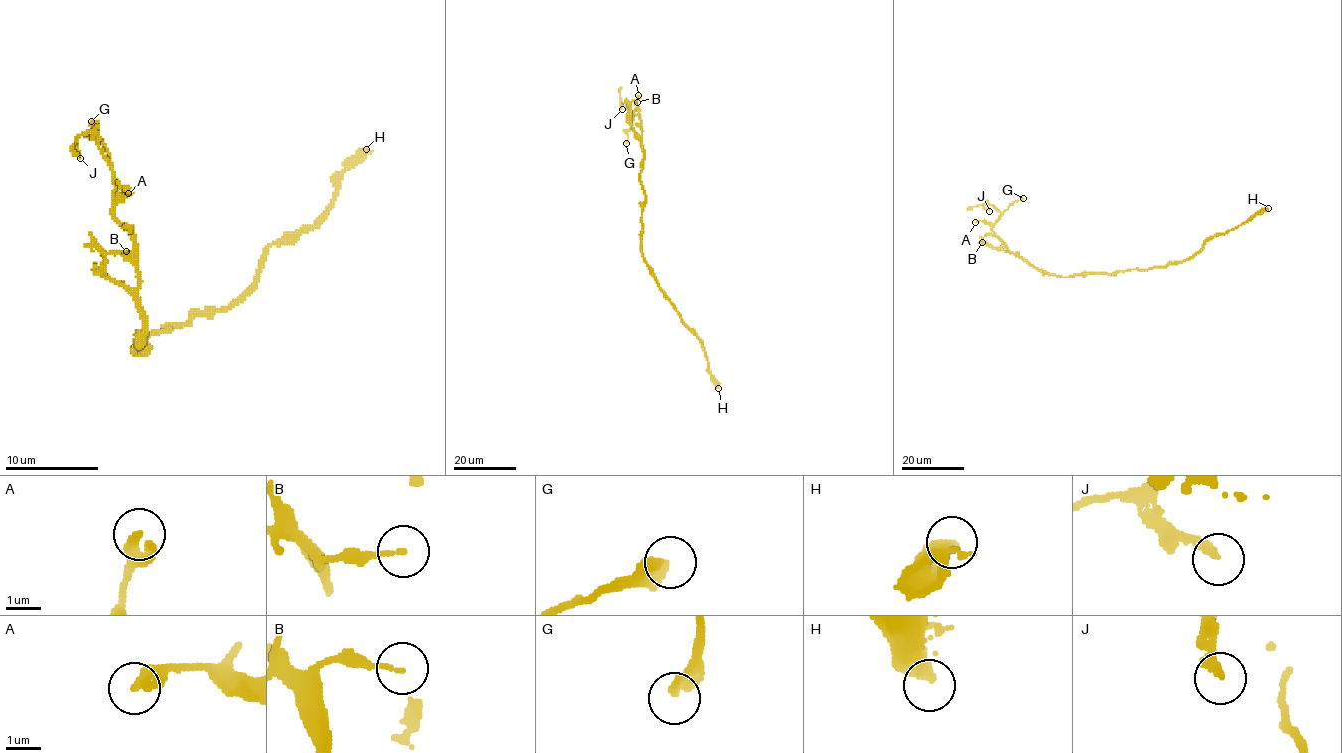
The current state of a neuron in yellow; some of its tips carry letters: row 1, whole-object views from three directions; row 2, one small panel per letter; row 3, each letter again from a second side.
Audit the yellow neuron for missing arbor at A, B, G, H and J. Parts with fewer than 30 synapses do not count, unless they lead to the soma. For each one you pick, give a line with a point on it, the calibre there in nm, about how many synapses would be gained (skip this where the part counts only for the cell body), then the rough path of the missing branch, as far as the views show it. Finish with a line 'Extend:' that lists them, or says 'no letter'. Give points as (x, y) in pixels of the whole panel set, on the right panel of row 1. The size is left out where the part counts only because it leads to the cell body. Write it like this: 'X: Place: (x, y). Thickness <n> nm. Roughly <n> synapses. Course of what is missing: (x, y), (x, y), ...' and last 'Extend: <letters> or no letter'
Extend: no letter

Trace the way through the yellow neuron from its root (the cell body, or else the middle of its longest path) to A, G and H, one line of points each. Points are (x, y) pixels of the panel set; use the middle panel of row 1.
A: (642, 230), (644, 192), (641, 173), (644, 152), (641, 119), (633, 112), (638, 95)
G: (642, 230), (644, 192), (641, 173), (644, 152), (641, 119), (633, 113), (626, 143)
H: (642, 230), (643, 259), (681, 321), (699, 340), (708, 372), (718, 388)

